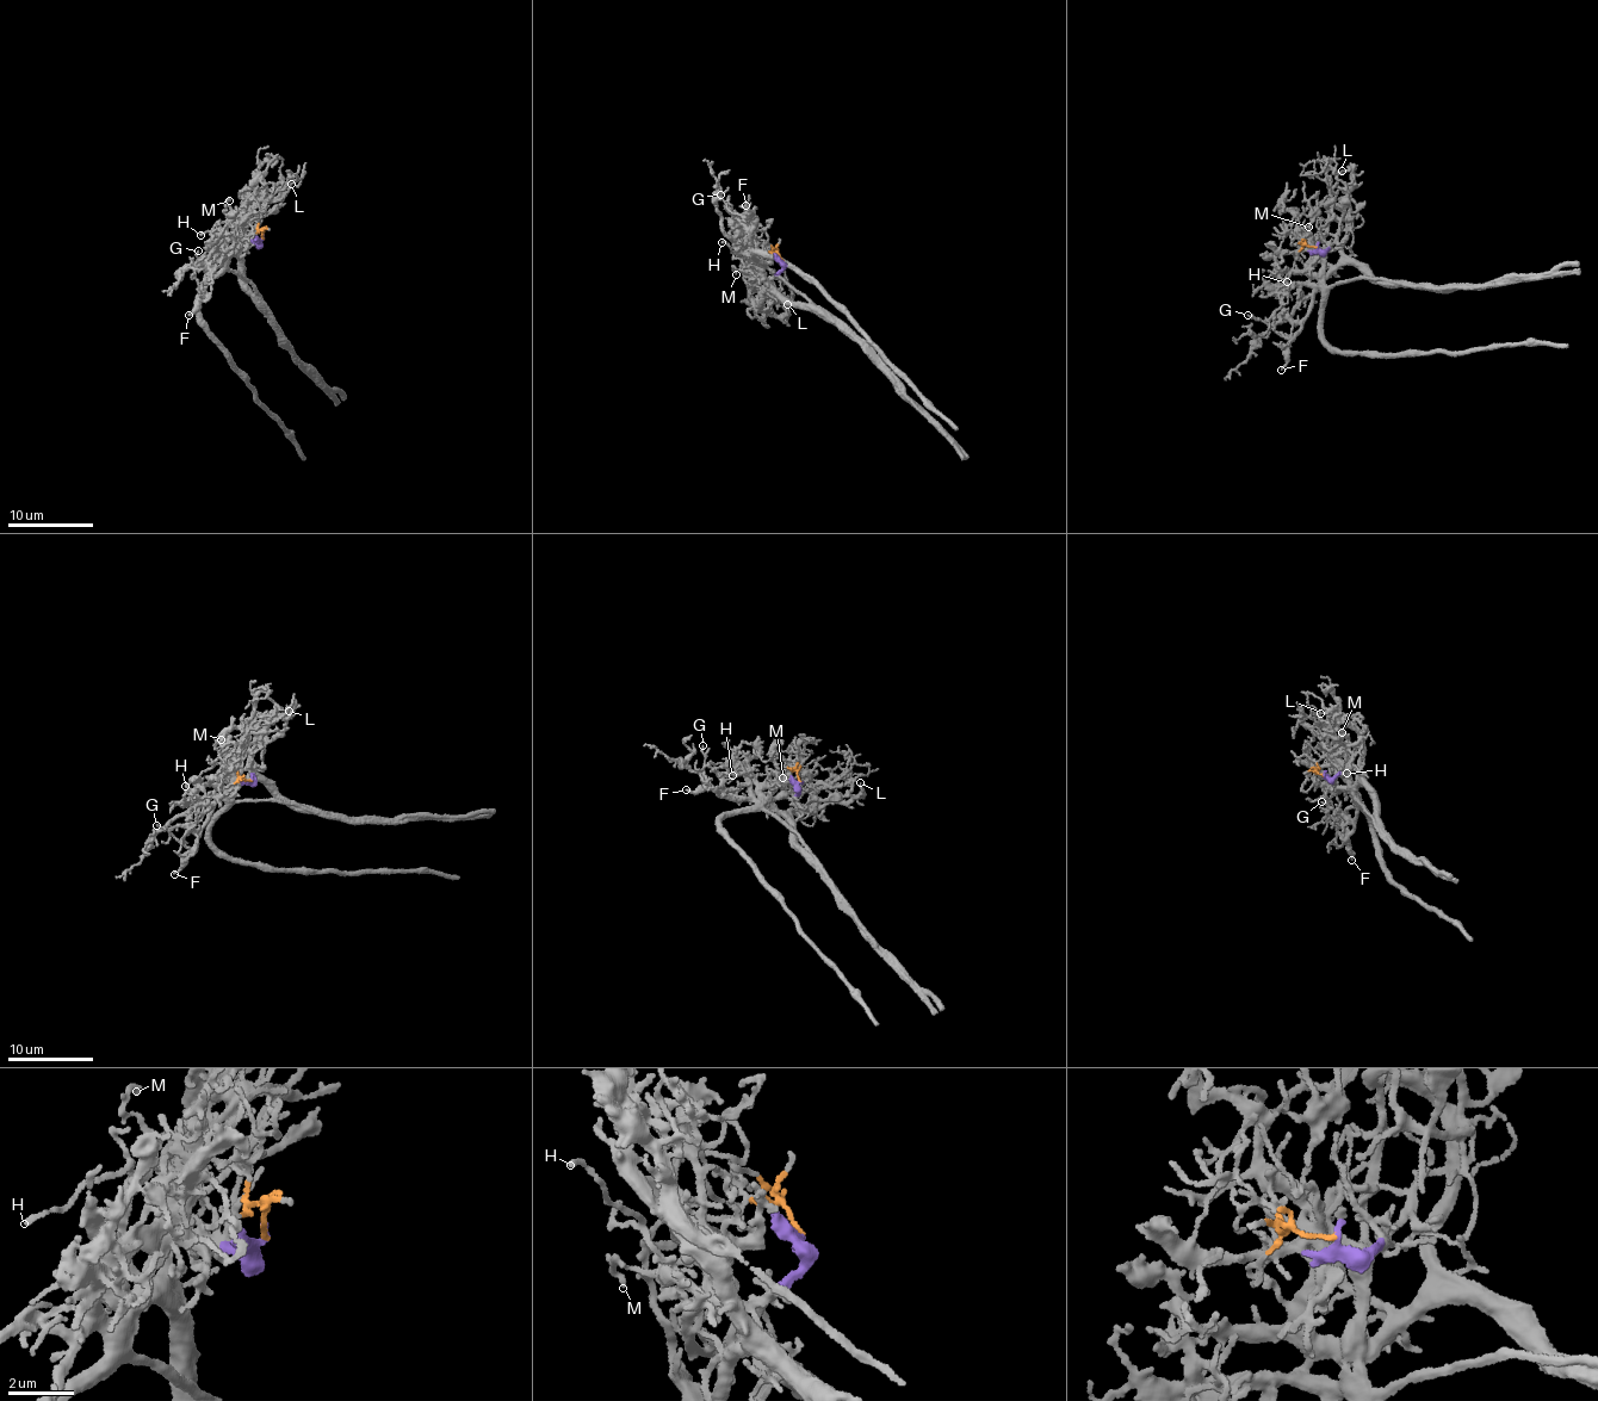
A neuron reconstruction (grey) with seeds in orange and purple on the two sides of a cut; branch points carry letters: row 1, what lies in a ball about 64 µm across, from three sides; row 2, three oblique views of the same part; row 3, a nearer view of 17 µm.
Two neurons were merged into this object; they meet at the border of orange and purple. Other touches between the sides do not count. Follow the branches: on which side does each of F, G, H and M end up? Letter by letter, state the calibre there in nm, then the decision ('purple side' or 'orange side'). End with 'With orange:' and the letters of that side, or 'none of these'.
F: calibre 140 nm; purple side
G: calibre 90 nm; purple side
H: calibre 120 nm; orange side
M: calibre 140 nm; orange side
With orange: H, M

